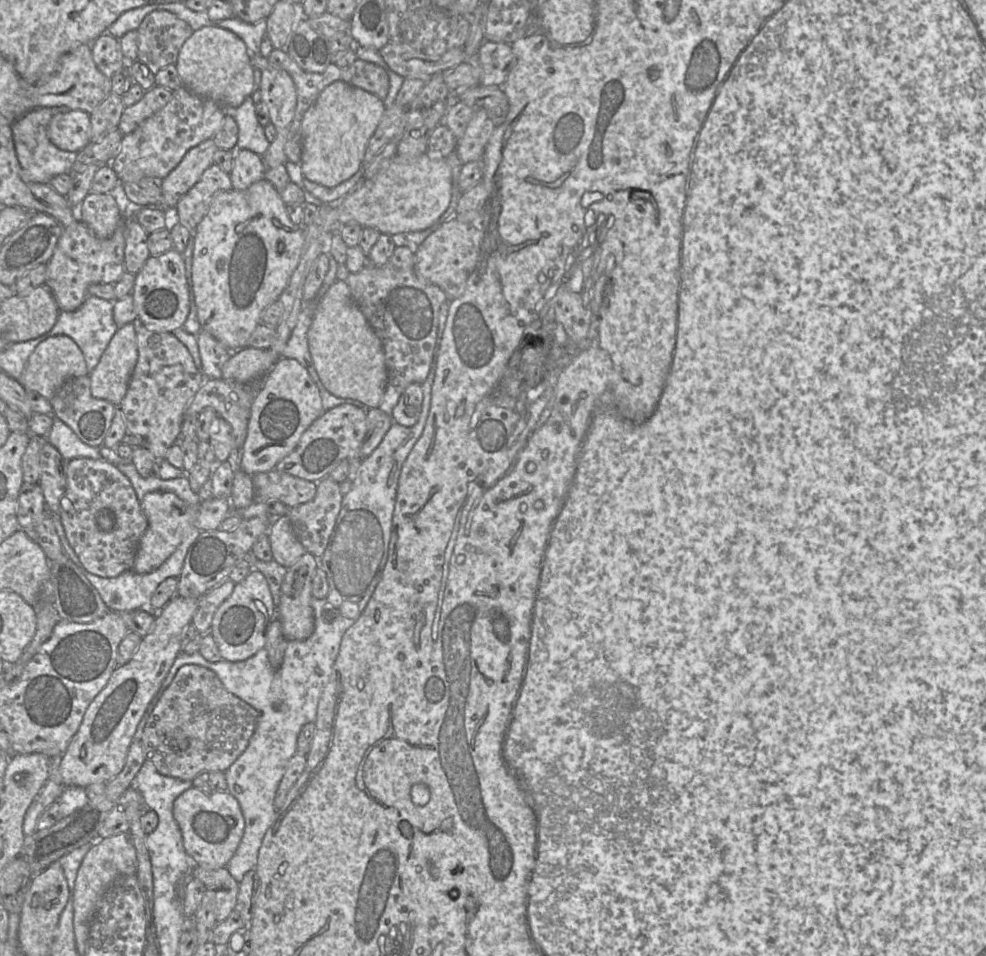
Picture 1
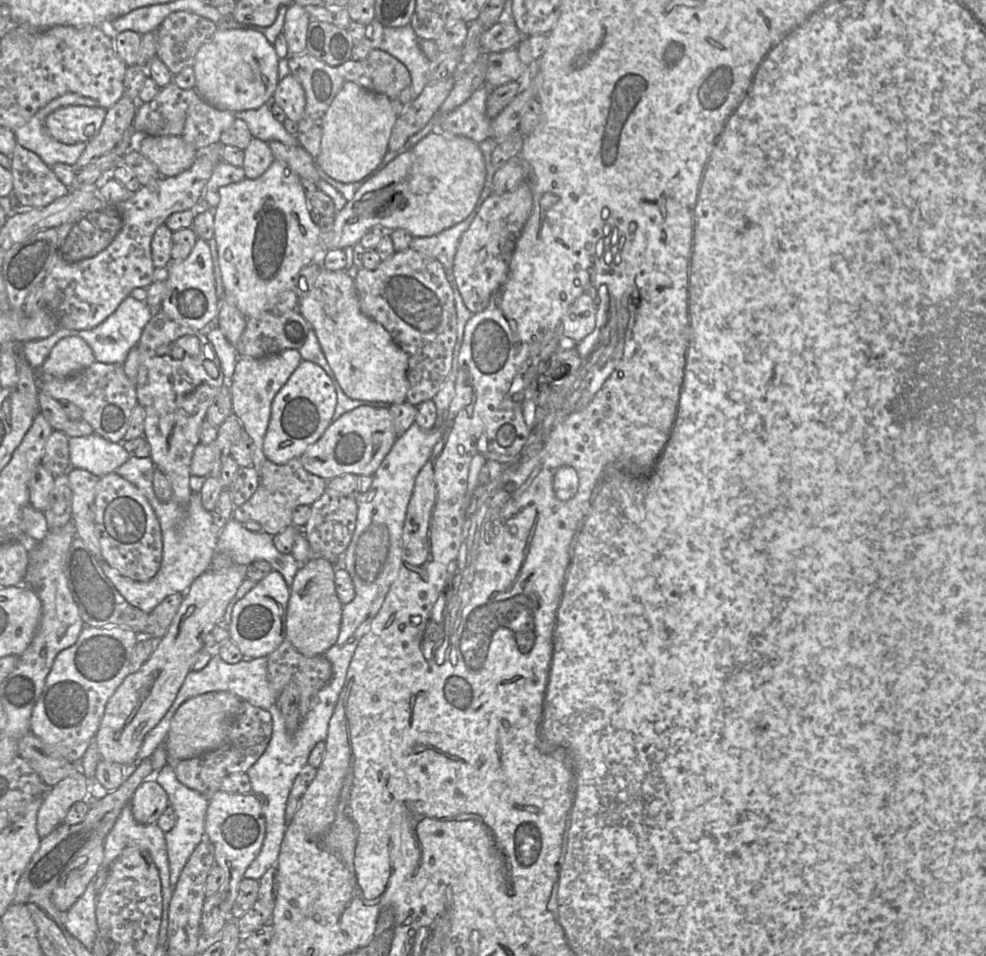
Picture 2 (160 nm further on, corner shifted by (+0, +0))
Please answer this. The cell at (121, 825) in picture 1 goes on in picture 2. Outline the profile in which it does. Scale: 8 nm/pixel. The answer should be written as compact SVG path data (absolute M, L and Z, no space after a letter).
M145 780L133 793L129 804L138 823L156 824L163 811L169 807L169 799L157 782Z

